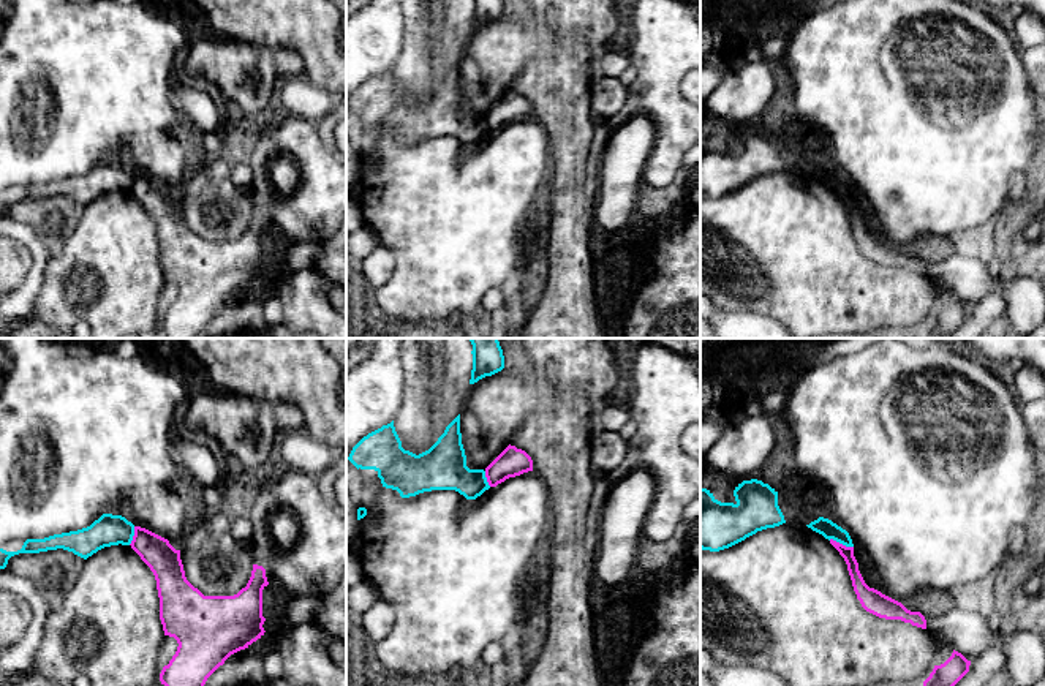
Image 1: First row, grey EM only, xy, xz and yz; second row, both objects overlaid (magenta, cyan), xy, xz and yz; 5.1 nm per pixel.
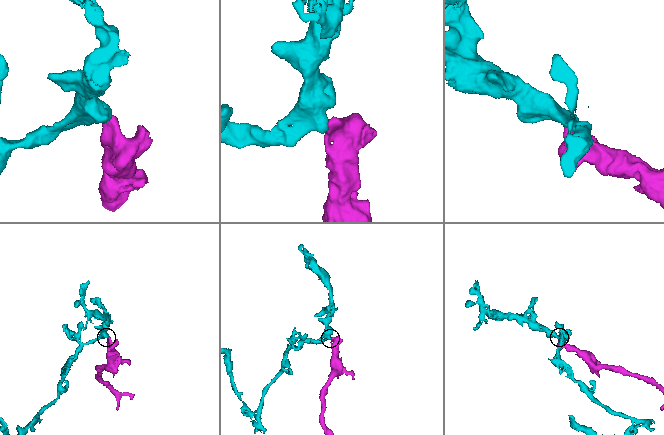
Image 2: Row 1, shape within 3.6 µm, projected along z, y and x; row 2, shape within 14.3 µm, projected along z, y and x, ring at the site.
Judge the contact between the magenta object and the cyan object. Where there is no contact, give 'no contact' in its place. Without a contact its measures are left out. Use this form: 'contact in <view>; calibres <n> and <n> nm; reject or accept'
contact in yz; calibres 70 and 90 nm; reject

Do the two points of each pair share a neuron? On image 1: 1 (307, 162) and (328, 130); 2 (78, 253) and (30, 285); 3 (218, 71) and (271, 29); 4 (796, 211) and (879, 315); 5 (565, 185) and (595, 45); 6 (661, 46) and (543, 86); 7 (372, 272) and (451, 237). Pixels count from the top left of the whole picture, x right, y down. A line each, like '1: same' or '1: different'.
1: different
2: different
3: different
4: same
5: same
6: different
7: different

